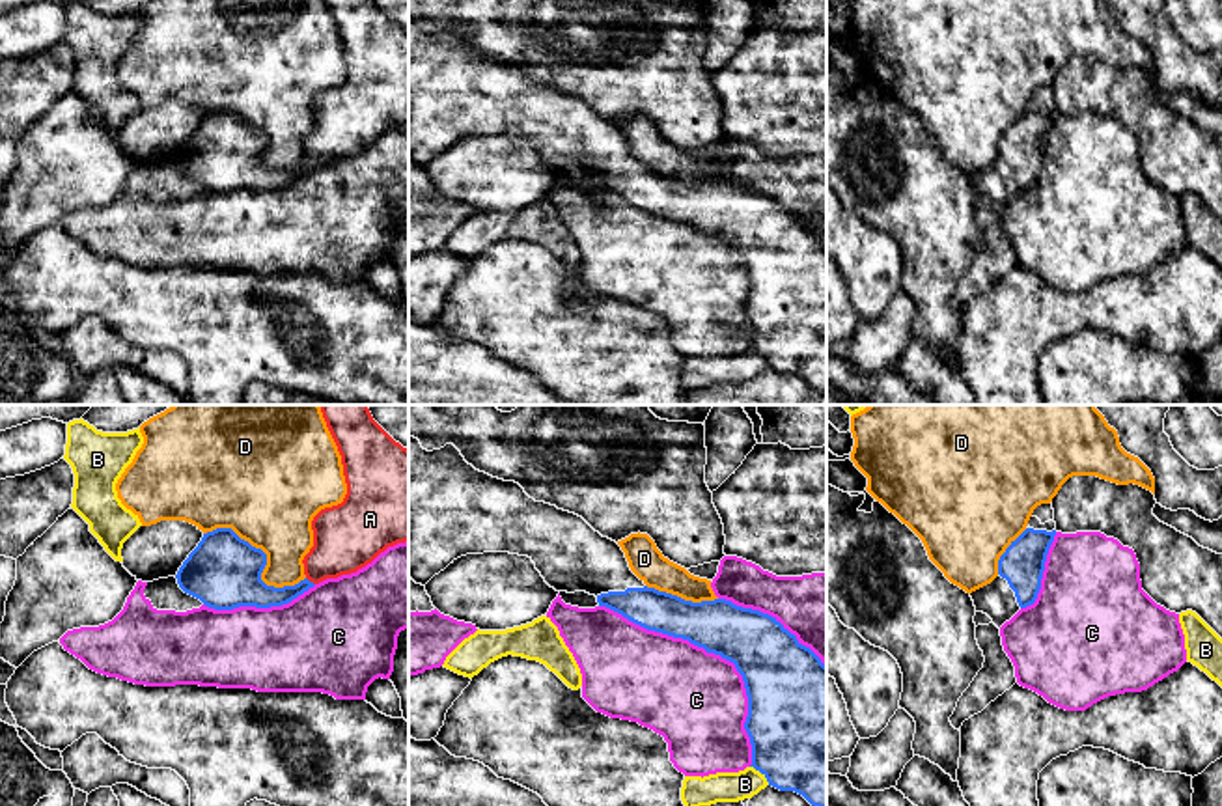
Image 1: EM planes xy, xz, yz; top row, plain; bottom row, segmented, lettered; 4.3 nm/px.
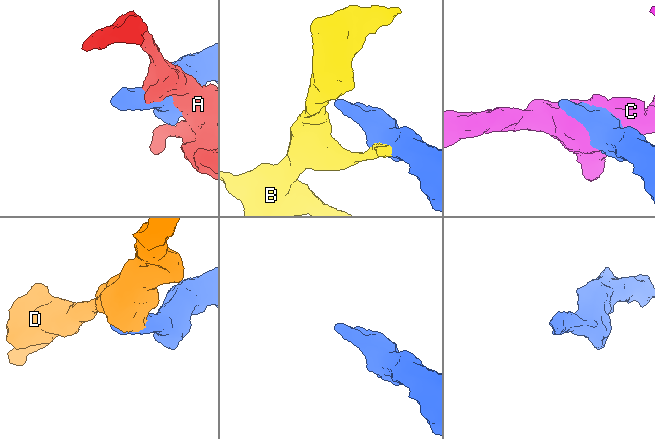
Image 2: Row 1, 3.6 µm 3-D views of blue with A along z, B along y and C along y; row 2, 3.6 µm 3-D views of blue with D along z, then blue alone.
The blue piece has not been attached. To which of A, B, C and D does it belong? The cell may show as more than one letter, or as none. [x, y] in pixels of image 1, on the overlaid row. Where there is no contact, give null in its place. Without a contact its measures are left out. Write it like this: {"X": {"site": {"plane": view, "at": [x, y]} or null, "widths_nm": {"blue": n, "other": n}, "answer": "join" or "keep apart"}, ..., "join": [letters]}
{"A": {"site": {"plane": "xy", "at": [308, 581]}, "widths_nm": {"blue": 130, "other": 280}, "answer": "keep apart"}, "B": {"site": {"plane": "xz", "at": [762, 773]}, "widths_nm": {"blue": 480, "other": 130}, "answer": "keep apart"}, "C": {"site": {"plane": "xz", "at": [717, 653]}, "widths_nm": {"blue": 280, "other": 420}, "answer": "keep apart"}, "D": {"site": {"plane": "xy", "at": [265, 558]}, "widths_nm": {"blue": 320, "other": 400}, "answer": "keep apart"}, "join": []}

